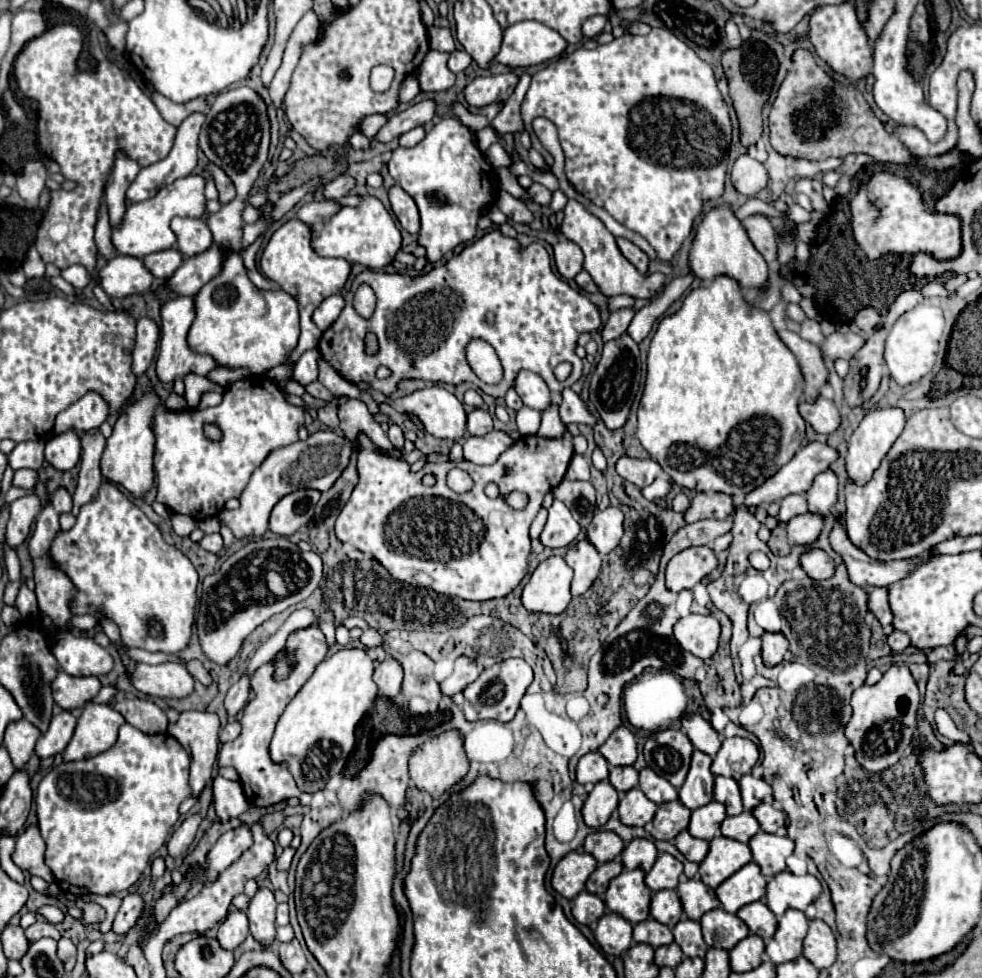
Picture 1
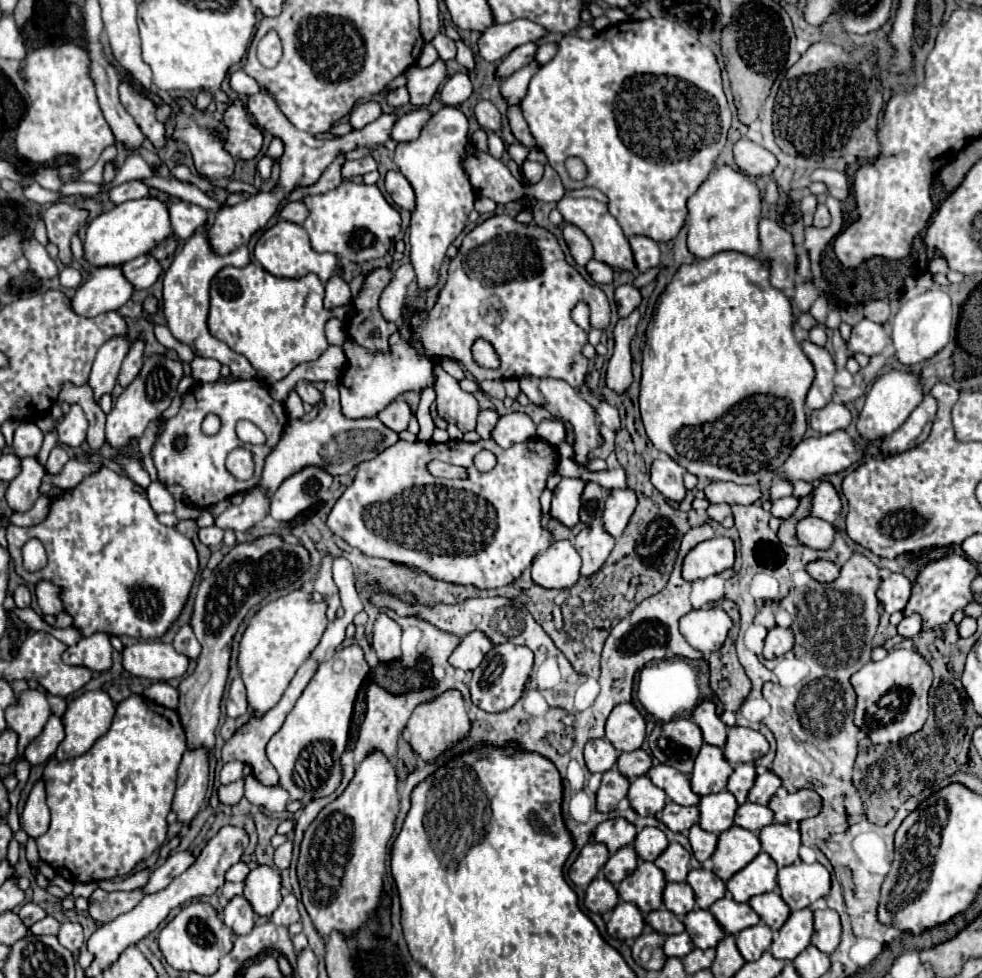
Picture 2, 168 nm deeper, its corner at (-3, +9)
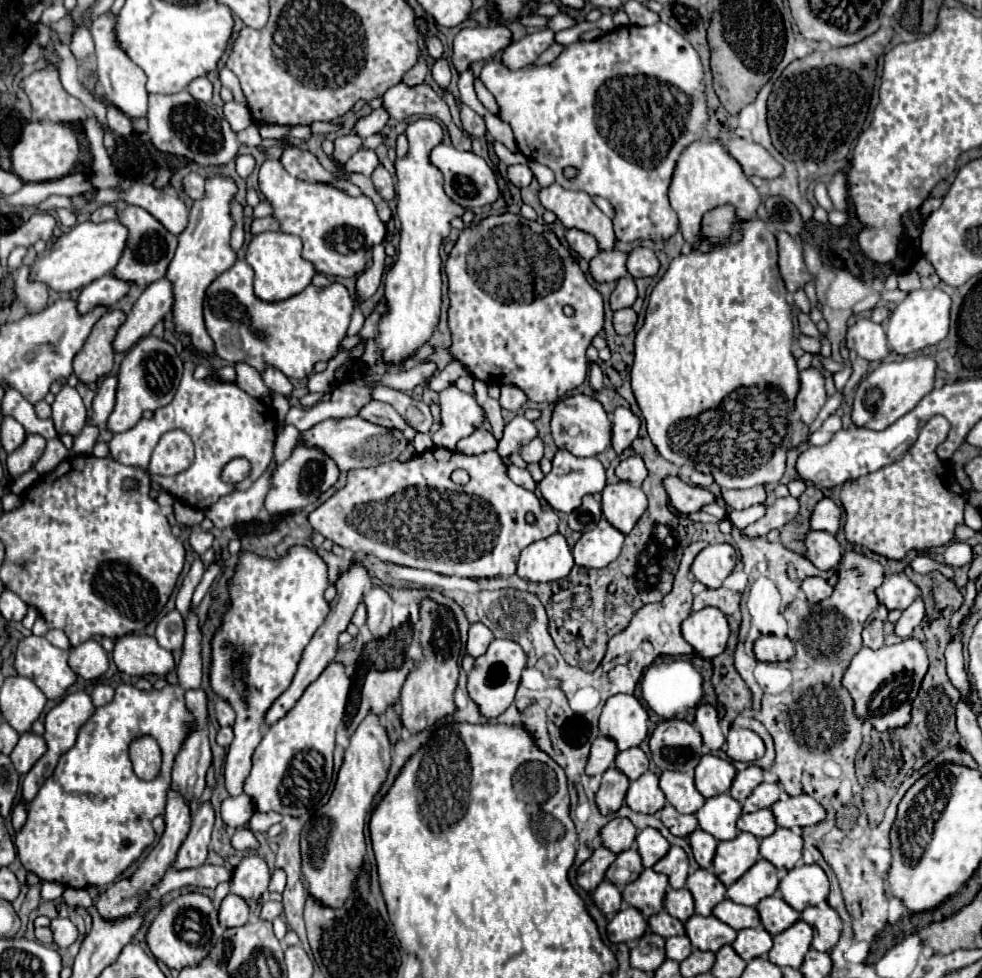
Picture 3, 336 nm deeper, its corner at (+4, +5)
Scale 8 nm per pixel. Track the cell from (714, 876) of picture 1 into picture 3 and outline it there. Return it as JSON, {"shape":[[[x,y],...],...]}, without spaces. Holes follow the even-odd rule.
{"shape":[[[738,832],[734,840],[718,842],[714,856],[714,874],[724,886],[736,882],[758,860],[758,838],[748,832]]]}

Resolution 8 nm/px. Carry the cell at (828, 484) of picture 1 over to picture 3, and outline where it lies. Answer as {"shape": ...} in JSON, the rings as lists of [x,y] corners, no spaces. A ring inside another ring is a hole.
{"shape":[[[822,498],[810,518],[810,526],[812,530],[826,530],[830,534],[836,534],[840,528],[840,508],[830,500],[830,498]]]}

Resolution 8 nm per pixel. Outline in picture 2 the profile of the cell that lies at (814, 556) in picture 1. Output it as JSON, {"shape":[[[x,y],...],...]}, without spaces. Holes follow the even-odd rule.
{"shape":[[[815,560],[807,566],[807,572],[817,582],[833,582],[839,576],[839,568],[827,560]]]}

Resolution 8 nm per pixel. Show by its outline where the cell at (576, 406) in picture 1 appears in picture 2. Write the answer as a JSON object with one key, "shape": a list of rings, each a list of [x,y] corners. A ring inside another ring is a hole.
{"shape":[[[601,402],[601,404],[597,406],[596,418],[601,425],[611,428],[613,432],[619,432],[619,428],[621,428],[621,418],[619,418],[619,412],[617,412],[615,406],[609,406],[607,402]]]}

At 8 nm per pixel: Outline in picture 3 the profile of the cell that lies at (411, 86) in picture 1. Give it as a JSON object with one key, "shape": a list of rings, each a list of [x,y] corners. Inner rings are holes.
{"shape":[[[382,106],[382,108],[376,108],[370,116],[366,116],[366,118],[362,118],[362,120],[358,120],[352,132],[354,132],[354,134],[358,134],[358,136],[362,136],[362,138],[372,136],[372,134],[380,132],[380,130],[386,126],[388,118],[390,118],[390,116],[388,116],[388,112],[386,112],[386,108],[384,108],[384,106]]]}

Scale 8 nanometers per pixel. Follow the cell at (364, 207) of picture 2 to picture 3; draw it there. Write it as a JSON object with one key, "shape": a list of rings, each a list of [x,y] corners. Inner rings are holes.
{"shape":[[[266,160],[258,174],[260,190],[274,206],[280,230],[302,238],[302,256],[326,276],[356,276],[372,260],[372,248],[386,238],[386,224],[380,220],[368,196],[348,196],[330,184],[306,184],[290,176],[278,160]]]}

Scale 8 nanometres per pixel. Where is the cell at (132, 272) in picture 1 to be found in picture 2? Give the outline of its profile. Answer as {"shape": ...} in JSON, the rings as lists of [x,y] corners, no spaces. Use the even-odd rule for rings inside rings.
{"shape":[[[97,268],[91,278],[81,284],[69,298],[73,312],[93,318],[101,312],[119,310],[133,294],[133,286],[123,276],[121,268]]]}

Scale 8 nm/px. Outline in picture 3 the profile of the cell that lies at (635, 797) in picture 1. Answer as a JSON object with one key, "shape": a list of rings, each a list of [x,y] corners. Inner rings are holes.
{"shape":[[[646,772],[638,780],[630,782],[626,802],[634,812],[656,814],[666,804],[666,796],[658,786],[658,774]]]}

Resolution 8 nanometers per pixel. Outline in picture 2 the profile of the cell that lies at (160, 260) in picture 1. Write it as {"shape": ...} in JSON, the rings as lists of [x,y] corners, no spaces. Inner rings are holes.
{"shape":[[[149,254],[137,256],[133,260],[129,260],[129,264],[121,266],[125,278],[133,284],[135,290],[145,290],[149,286],[153,286],[153,282],[159,278],[161,274],[161,266],[155,258],[151,258]]]}

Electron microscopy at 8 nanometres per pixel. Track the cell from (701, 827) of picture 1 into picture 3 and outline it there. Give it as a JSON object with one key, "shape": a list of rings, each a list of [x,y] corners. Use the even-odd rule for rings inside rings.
{"shape":[[[720,794],[708,798],[704,806],[696,812],[698,826],[712,834],[716,840],[732,840],[736,838],[736,820],[742,814],[740,802],[736,802],[730,794]]]}

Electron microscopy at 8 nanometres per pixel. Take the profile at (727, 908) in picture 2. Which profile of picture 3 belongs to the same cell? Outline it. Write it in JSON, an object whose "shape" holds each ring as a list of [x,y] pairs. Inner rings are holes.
{"shape":[[[724,898],[714,910],[712,914],[722,920],[724,924],[728,924],[734,930],[742,930],[742,928],[758,928],[762,926],[758,922],[758,912],[756,908],[750,906],[742,906],[742,904],[734,904],[730,898]]]}

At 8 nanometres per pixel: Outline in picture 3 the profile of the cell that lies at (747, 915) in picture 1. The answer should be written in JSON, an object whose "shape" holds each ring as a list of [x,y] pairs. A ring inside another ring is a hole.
{"shape":[[[768,896],[768,898],[764,898],[764,900],[756,906],[756,910],[758,910],[758,914],[760,914],[762,926],[764,926],[772,936],[776,936],[776,934],[780,934],[782,930],[790,928],[790,926],[800,918],[800,914],[798,914],[794,908],[790,908],[790,906],[788,906],[782,898],[778,898],[778,896]]]}

